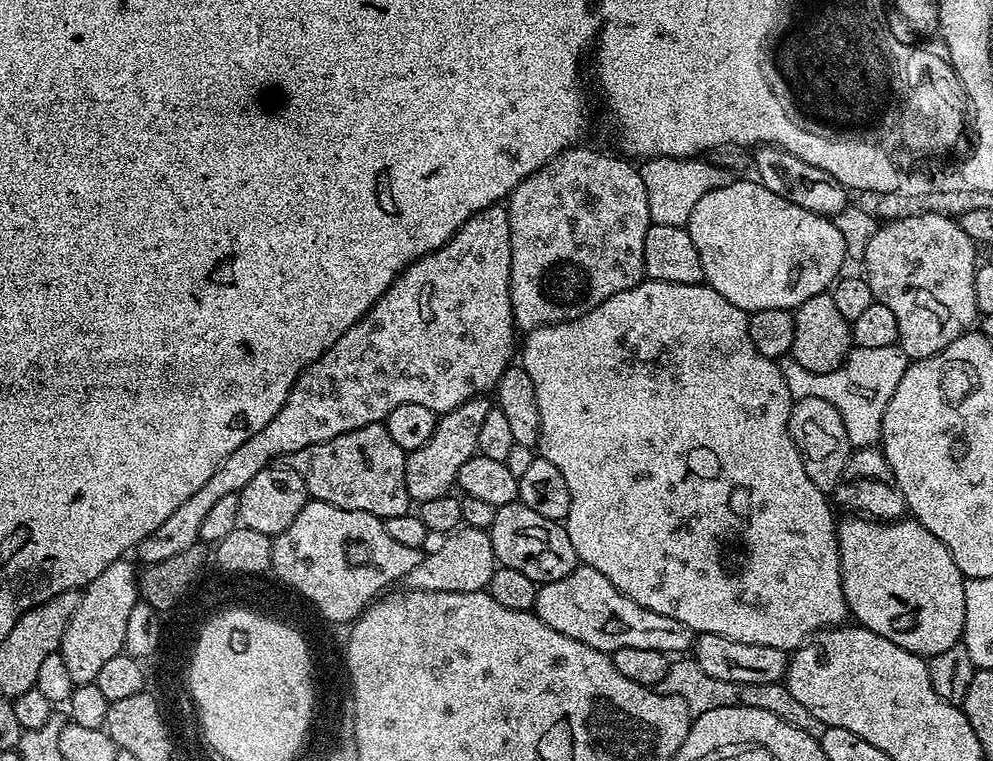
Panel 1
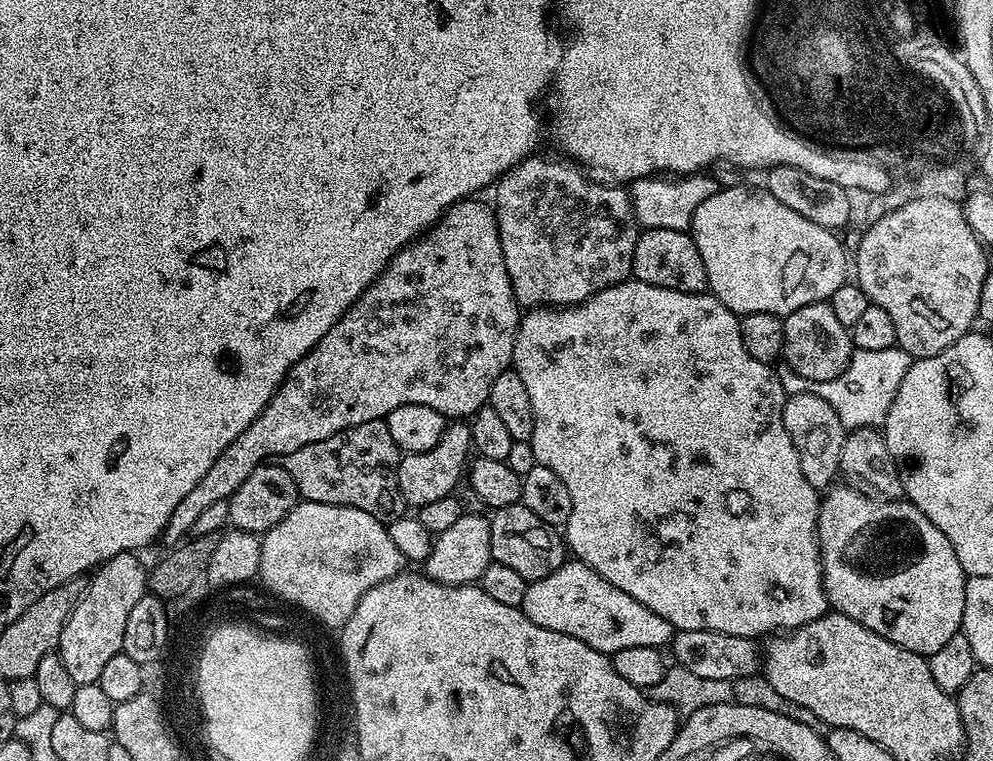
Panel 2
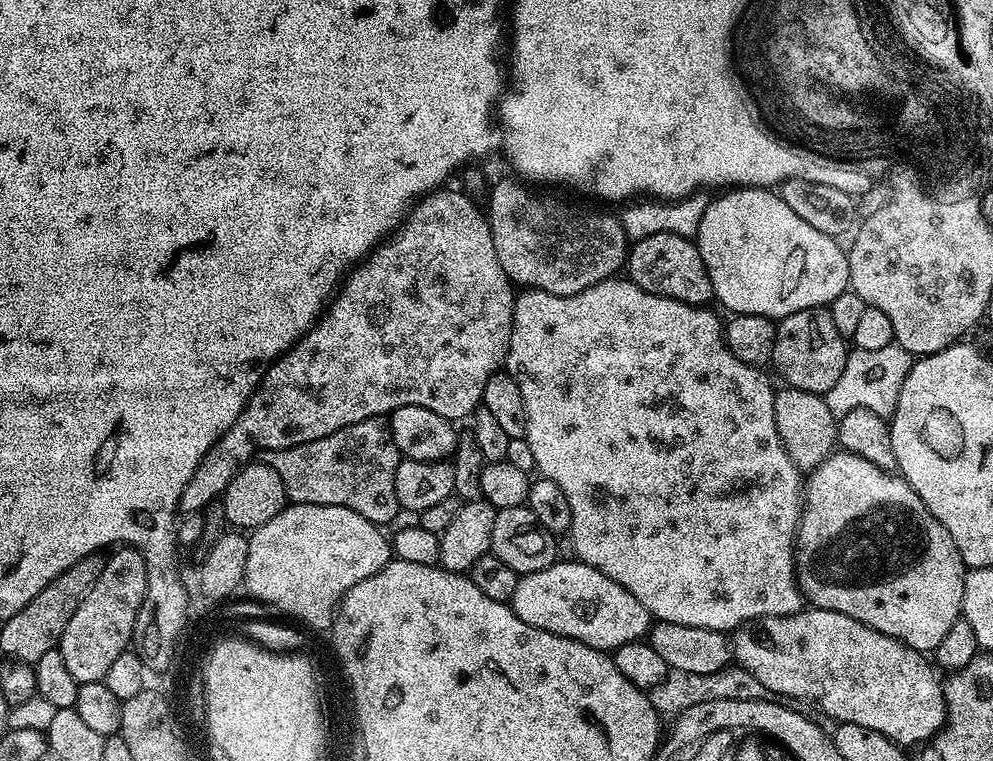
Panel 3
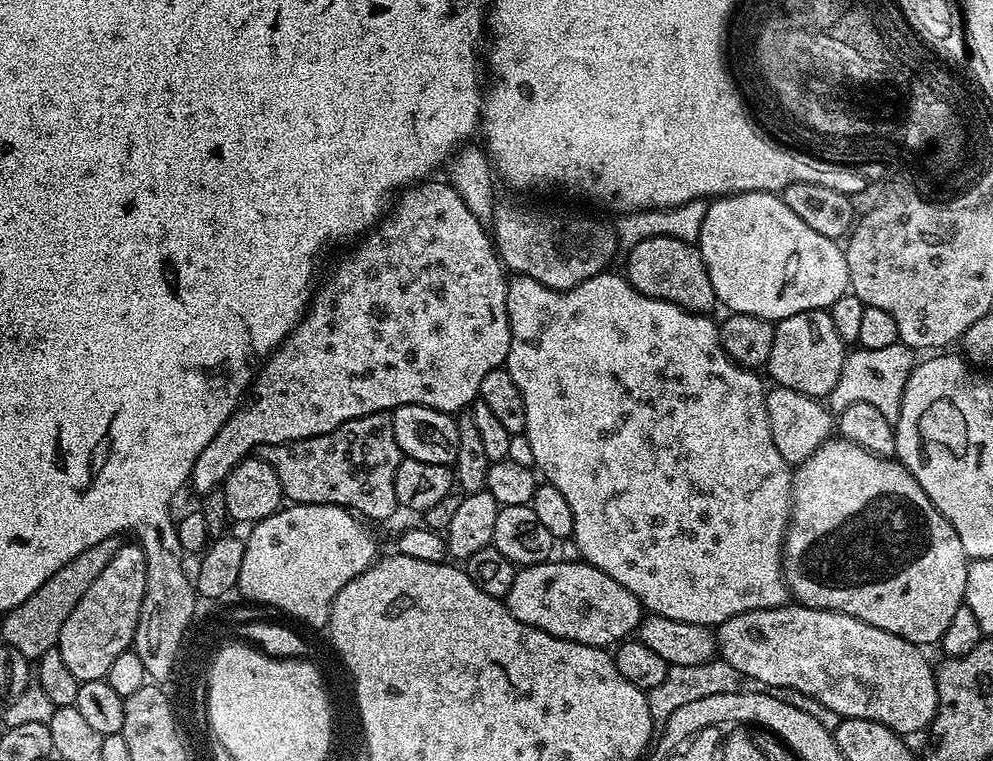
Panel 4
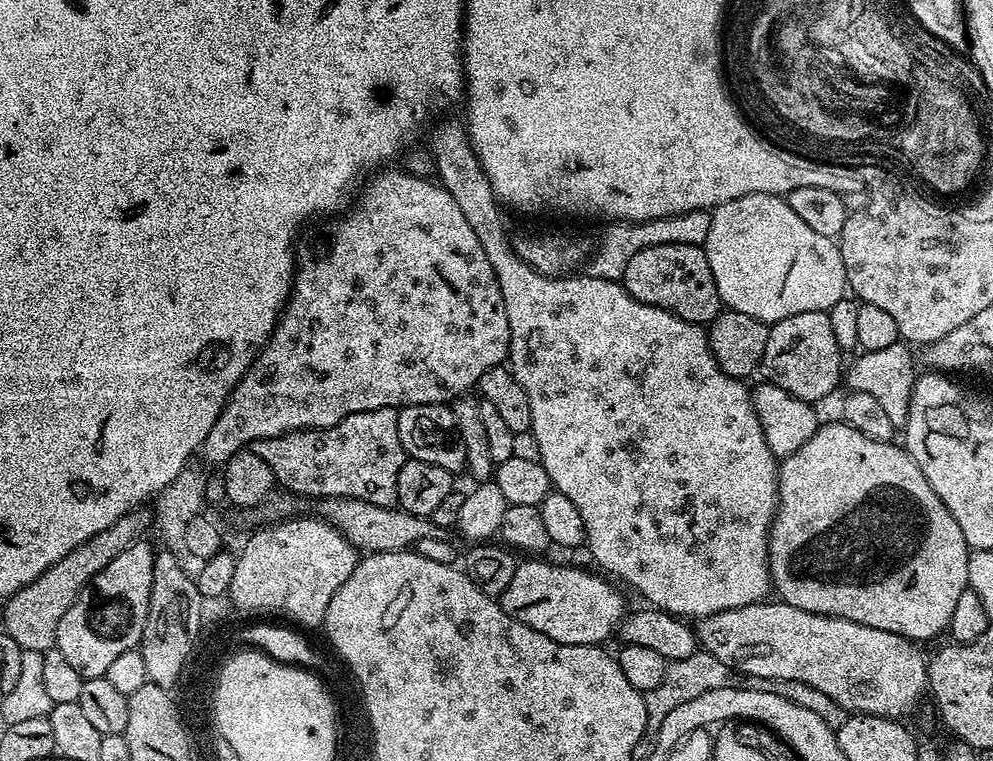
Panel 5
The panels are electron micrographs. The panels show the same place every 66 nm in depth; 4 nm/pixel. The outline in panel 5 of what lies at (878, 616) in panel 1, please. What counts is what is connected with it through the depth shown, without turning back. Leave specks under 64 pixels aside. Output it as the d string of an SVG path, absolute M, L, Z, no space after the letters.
M846 422L840 424L821 423L816 433L789 456L779 461L780 495L776 516L772 519L772 528L768 531L768 569L772 575L772 586L783 603L798 606L798 610L810 610L810 614L837 616L850 622L858 622L862 626L874 626L874 630L890 630L890 634L905 636L907 640L921 642L932 640L941 631L947 629L950 618L954 614L954 606L961 594L969 591L968 558L970 549L966 538L962 538L962 529L954 522L954 514L946 510L942 498L934 494L926 476L904 451L899 443L887 440L875 440Z

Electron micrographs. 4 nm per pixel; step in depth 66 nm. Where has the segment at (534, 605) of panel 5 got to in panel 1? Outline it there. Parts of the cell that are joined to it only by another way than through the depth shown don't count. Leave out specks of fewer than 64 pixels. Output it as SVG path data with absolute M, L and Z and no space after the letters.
M577 566L566 578L539 585L534 611L550 630L558 630L558 634L566 634L566 638L574 638L599 652L611 654L622 650L622 646L635 646L665 654L684 654L694 643L694 633L682 626L682 622L674 622L674 618L666 618L666 614L654 614L654 610L638 606L638 602L626 598L618 586L606 582L606 578L593 568Z

